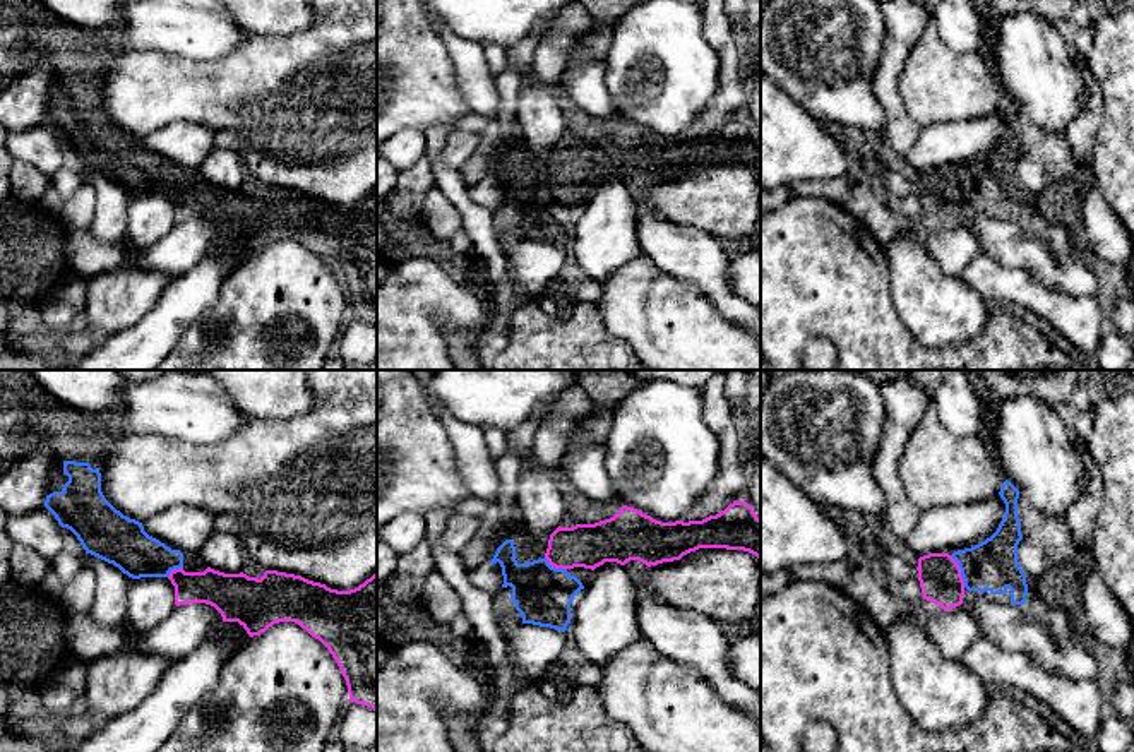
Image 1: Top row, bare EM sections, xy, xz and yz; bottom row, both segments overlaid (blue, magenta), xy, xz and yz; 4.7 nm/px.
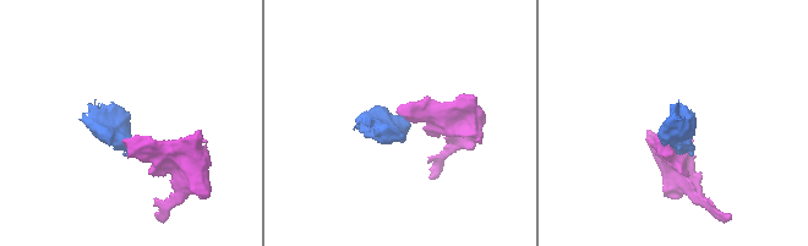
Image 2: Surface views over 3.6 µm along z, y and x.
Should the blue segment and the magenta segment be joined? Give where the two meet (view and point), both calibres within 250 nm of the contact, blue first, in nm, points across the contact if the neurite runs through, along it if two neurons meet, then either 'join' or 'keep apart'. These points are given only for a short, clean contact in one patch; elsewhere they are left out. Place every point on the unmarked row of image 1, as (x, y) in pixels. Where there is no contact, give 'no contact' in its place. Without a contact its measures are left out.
meets blue in yz at (961, 187); 240 nm thick on the blue side, 200 nm on the other; runs through yz (992, 182), (961, 187), (948, 190), (941, 197); join

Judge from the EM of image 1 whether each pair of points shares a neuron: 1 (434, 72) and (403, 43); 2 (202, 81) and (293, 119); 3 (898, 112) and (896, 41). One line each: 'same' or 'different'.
1: same
2: same
3: same

